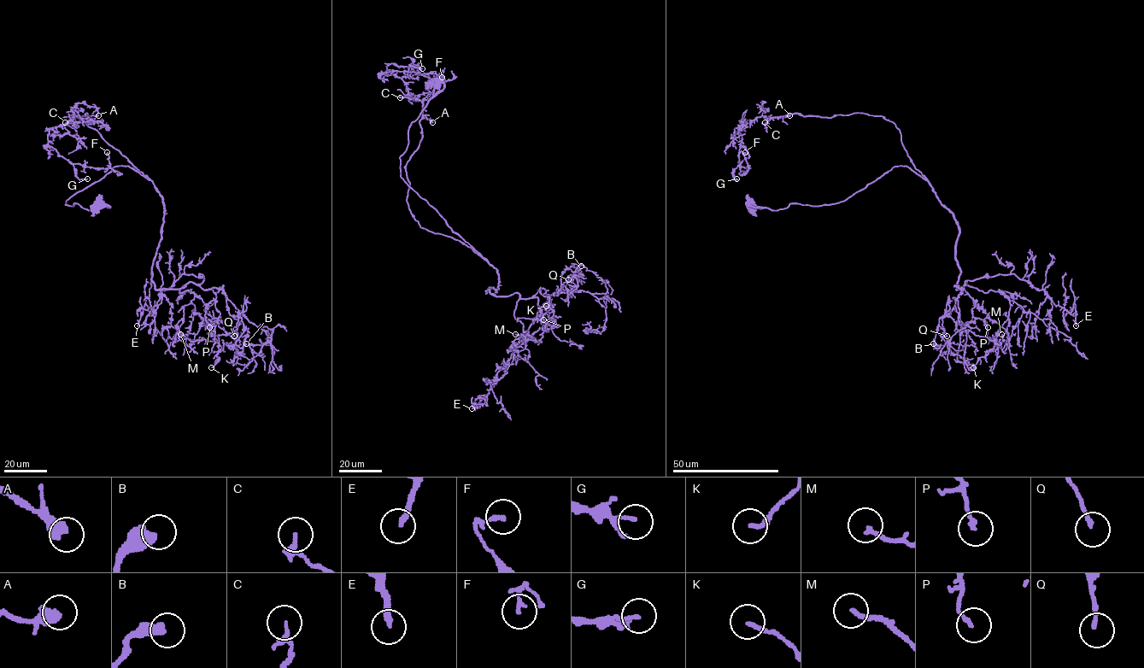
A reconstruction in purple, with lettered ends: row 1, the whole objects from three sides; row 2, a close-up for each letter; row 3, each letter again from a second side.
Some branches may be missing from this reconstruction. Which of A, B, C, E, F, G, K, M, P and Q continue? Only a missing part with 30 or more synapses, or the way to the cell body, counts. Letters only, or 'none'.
none

